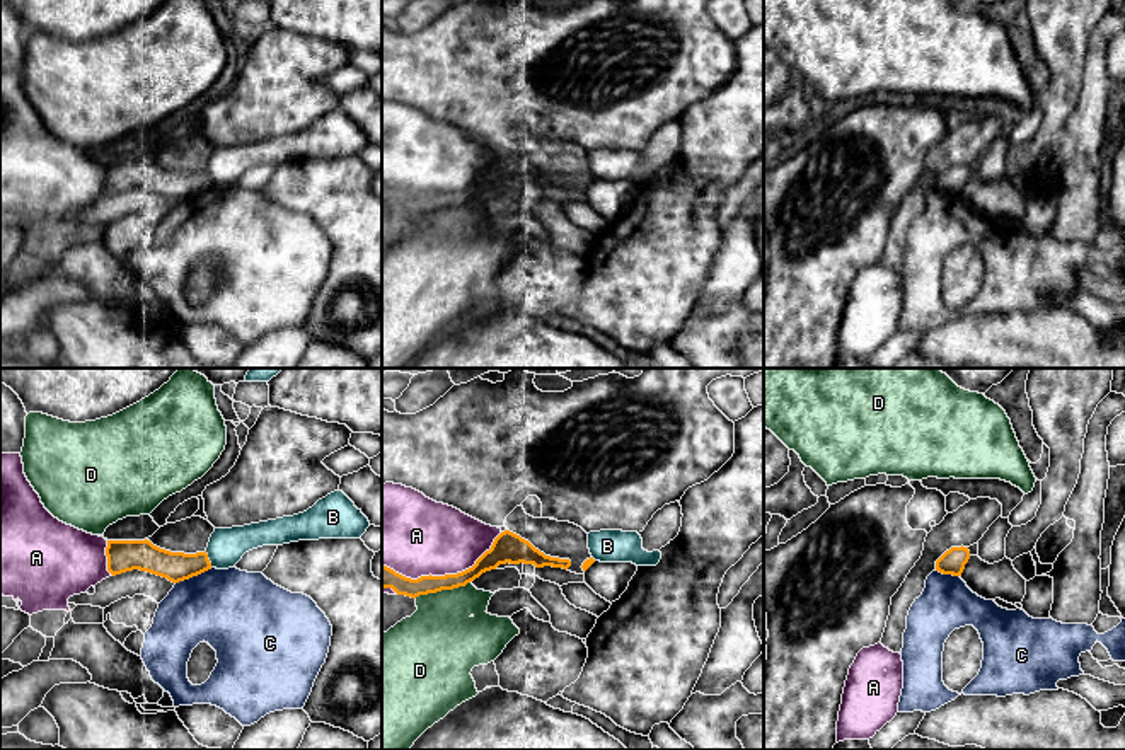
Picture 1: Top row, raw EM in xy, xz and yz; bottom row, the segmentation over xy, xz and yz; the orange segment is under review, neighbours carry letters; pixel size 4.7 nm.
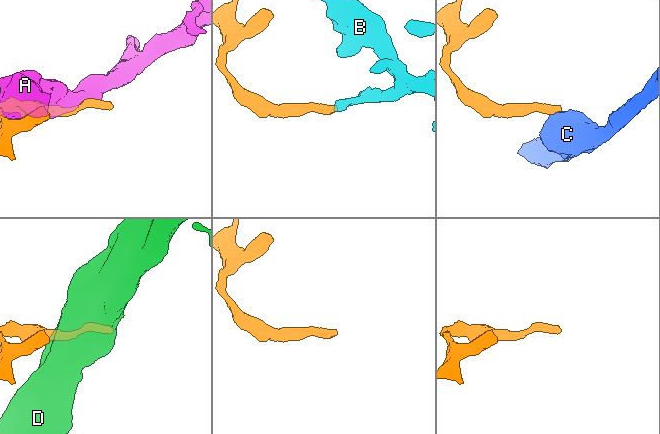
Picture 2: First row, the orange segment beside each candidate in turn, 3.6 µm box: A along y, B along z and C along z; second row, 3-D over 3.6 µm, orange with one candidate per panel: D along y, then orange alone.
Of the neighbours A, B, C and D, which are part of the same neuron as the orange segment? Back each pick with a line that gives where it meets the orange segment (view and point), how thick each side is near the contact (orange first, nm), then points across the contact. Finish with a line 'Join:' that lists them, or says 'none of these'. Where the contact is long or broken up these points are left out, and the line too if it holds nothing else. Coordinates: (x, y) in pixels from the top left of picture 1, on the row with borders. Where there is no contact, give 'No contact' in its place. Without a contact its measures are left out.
Join: none of these

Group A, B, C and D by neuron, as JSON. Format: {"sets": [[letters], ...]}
{"sets": [["A"], ["B"], ["C"], ["D"]]}

